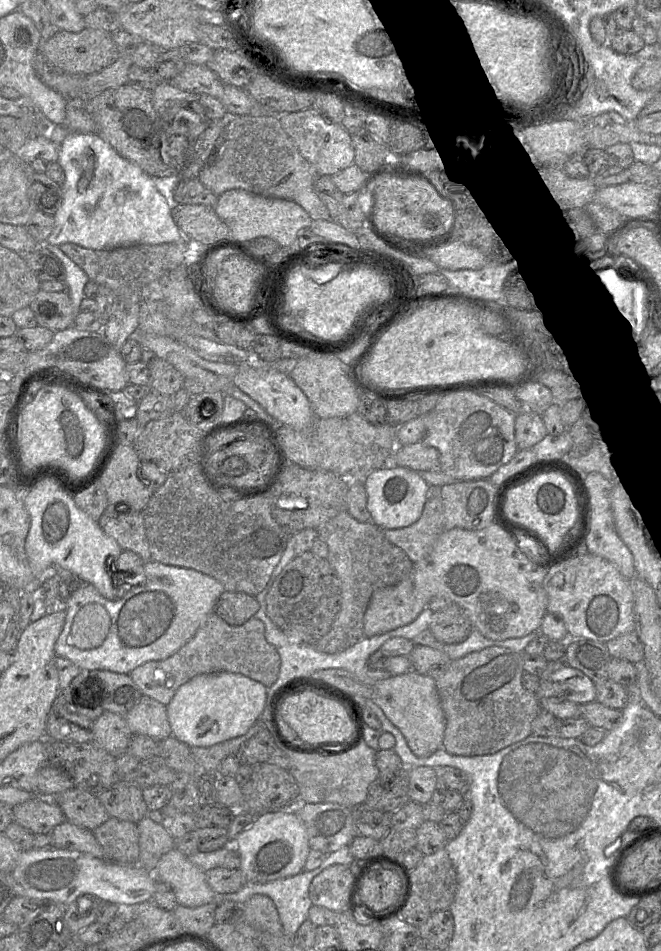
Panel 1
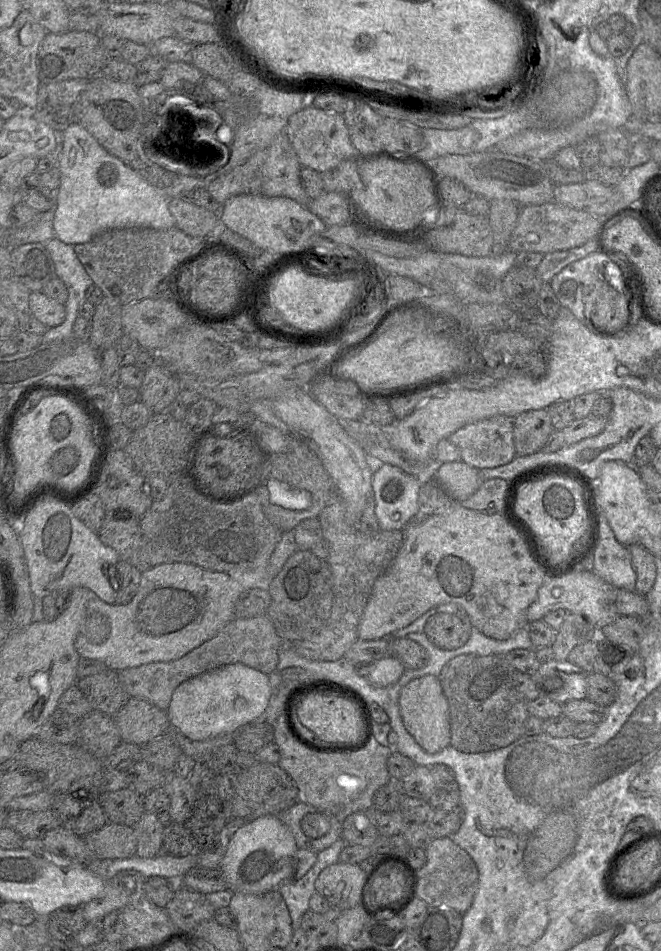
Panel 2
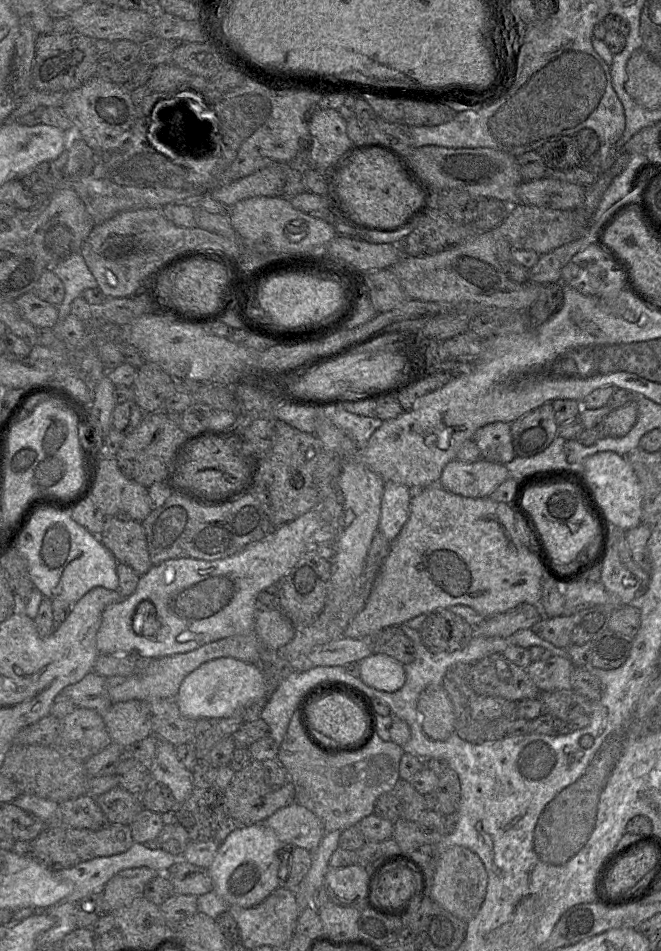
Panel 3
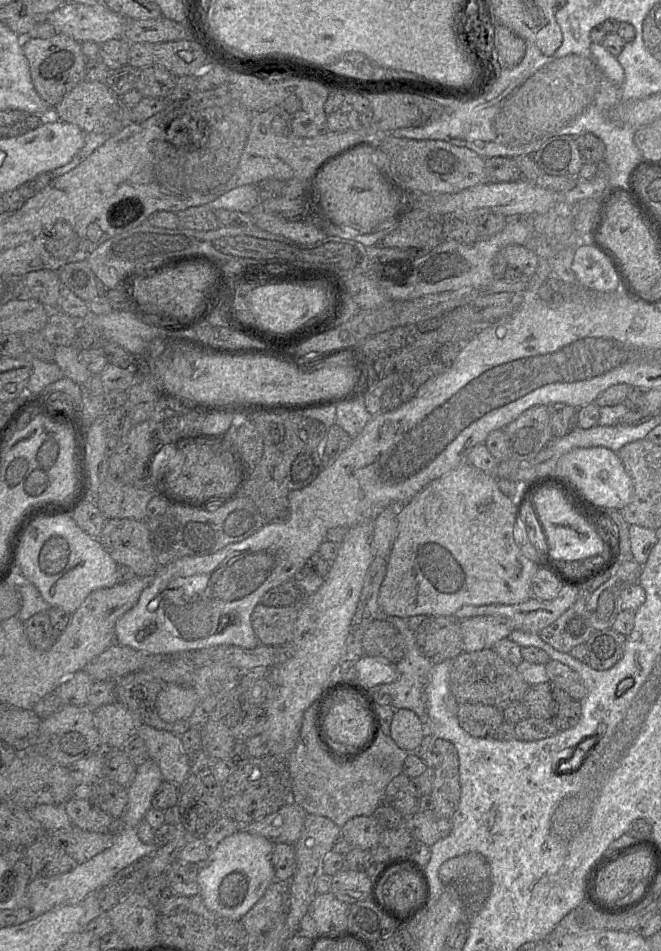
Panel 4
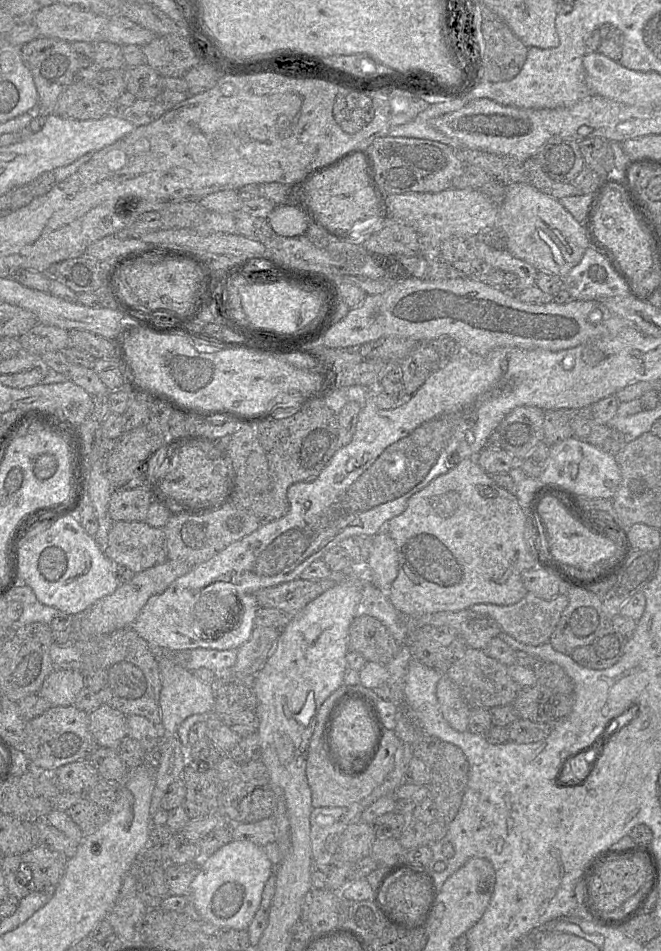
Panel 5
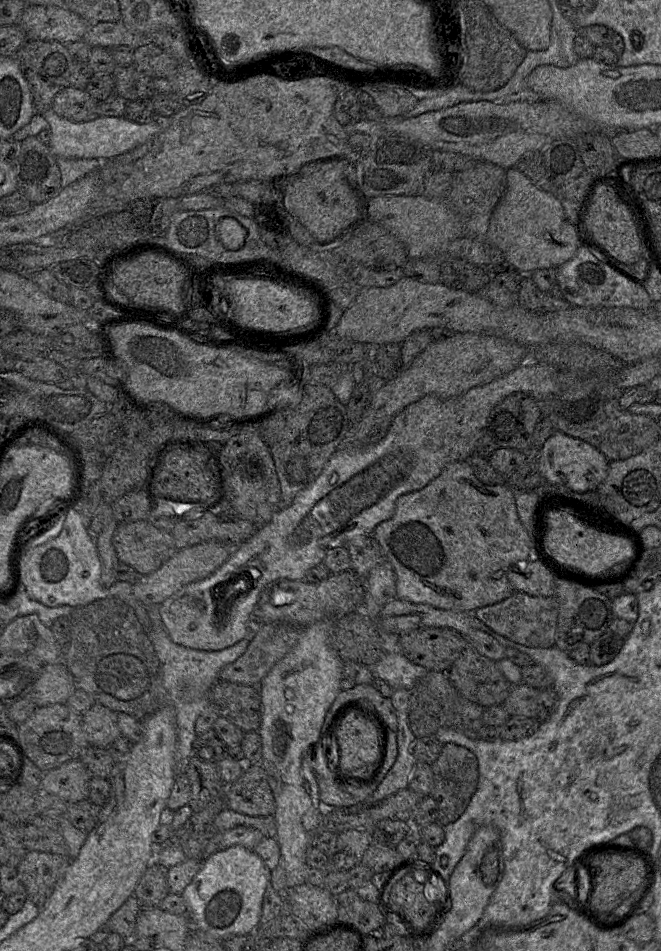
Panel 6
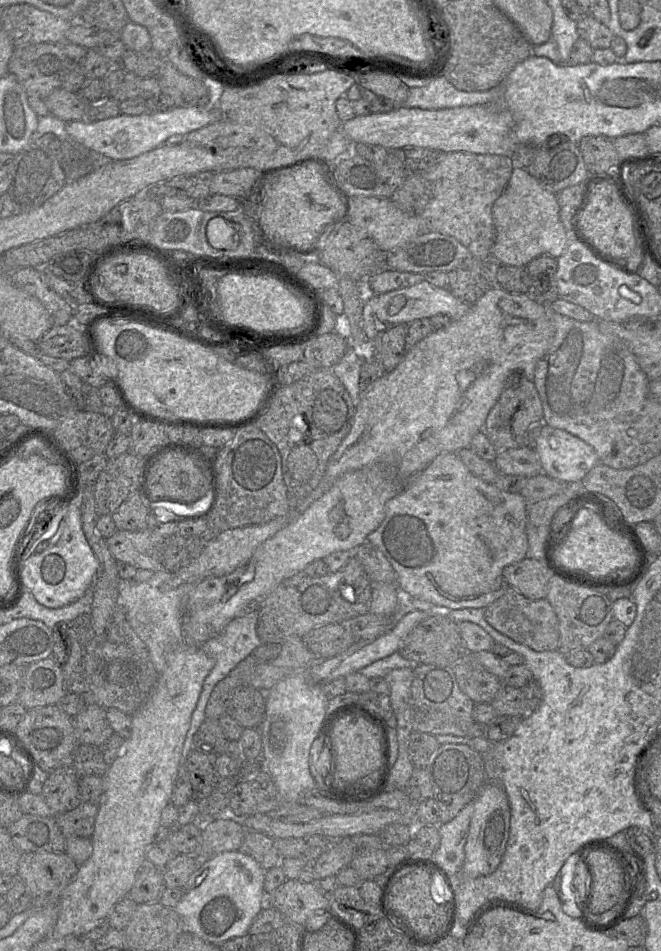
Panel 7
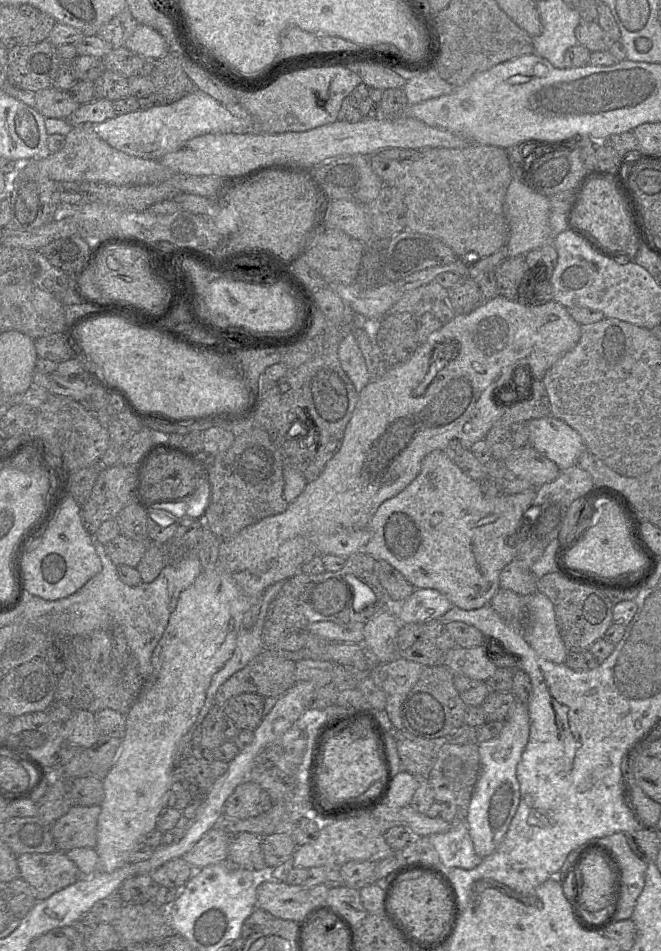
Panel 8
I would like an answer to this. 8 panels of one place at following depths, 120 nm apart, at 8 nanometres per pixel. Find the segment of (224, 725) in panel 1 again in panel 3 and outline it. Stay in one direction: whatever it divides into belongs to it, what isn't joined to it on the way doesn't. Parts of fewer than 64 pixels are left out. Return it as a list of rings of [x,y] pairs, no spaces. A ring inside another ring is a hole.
[[[217,658],[201,664],[188,674],[181,683],[175,697],[180,713],[189,719],[222,718],[239,713],[250,703],[267,700],[266,684],[258,664],[234,658]]]

